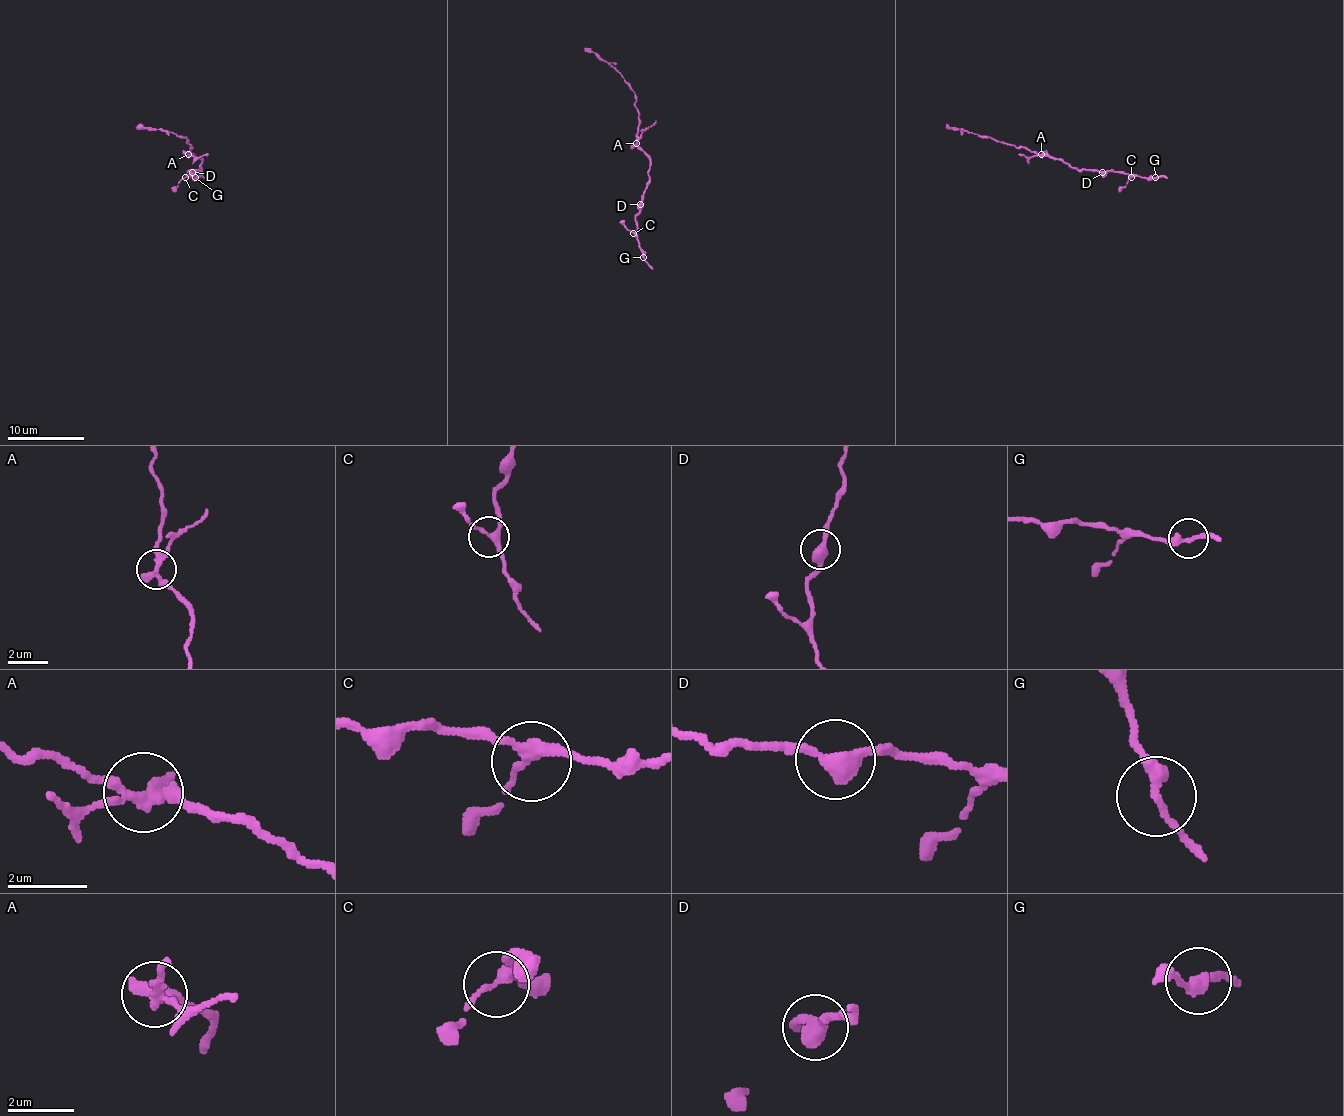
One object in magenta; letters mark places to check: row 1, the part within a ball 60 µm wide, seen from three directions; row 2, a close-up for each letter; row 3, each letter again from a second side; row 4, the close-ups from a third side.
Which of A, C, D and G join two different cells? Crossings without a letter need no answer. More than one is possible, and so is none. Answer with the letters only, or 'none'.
A

